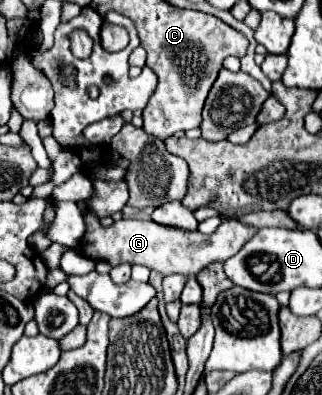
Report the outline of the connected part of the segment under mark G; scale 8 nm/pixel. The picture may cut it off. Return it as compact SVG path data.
M83 208L83 216L85 216L85 224L87 224L87 230L79 242L81 246L81 252L85 258L89 260L103 260L111 266L119 266L119 264L143 264L155 272L159 272L161 276L169 276L169 274L181 274L185 278L193 278L197 276L197 272L201 272L205 266L209 266L211 262L225 262L229 256L237 254L239 248L257 232L257 228L251 228L251 226L245 226L237 220L223 220L219 224L219 228L205 236L201 234L199 230L195 232L185 232L183 228L165 228L163 224L157 224L153 220L131 220L131 218L121 218L119 222L113 222L109 228L107 226L101 226L99 218L93 216L93 212L85 212Z

